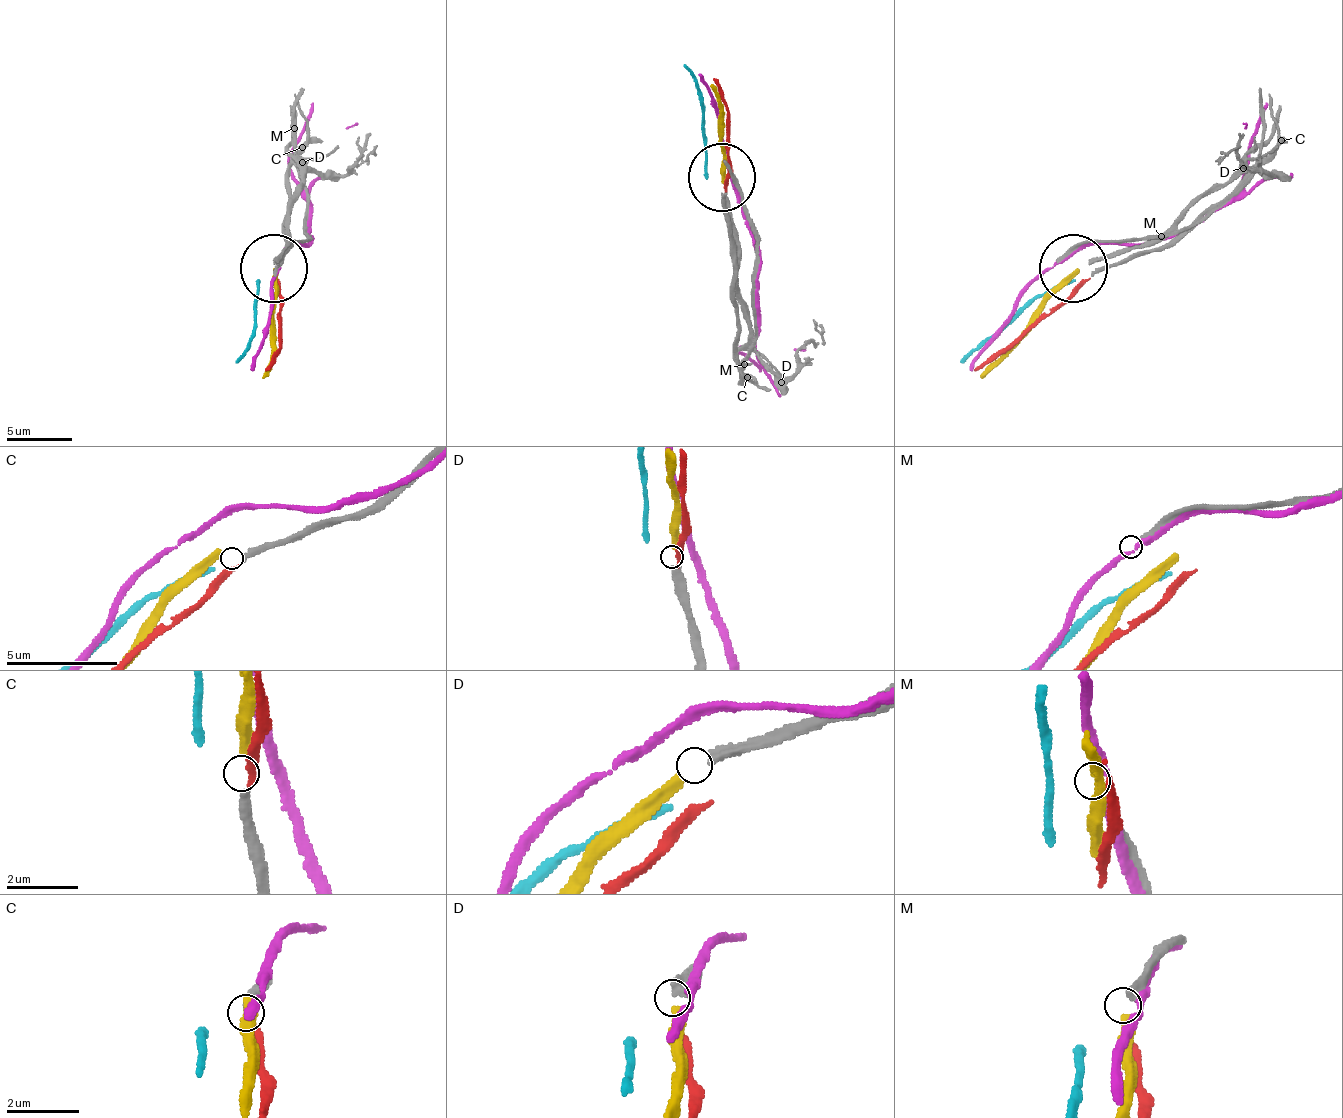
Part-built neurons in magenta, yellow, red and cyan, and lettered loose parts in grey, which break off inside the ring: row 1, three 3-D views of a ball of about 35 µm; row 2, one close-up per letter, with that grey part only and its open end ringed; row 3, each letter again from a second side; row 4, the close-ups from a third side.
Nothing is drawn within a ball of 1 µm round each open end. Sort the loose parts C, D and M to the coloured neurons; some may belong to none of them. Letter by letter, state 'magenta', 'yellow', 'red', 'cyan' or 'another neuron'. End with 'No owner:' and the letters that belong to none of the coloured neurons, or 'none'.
C: red
D: yellow
M: another neuron
No owner: M

